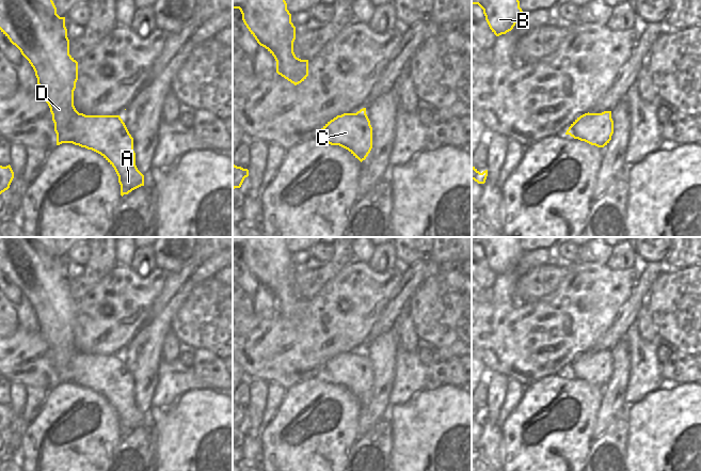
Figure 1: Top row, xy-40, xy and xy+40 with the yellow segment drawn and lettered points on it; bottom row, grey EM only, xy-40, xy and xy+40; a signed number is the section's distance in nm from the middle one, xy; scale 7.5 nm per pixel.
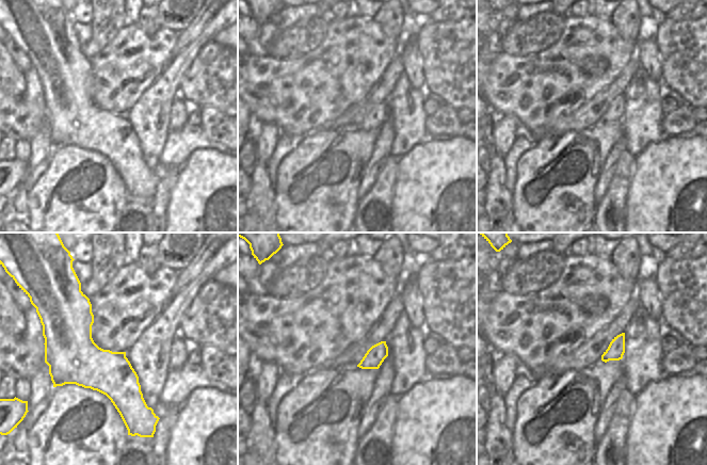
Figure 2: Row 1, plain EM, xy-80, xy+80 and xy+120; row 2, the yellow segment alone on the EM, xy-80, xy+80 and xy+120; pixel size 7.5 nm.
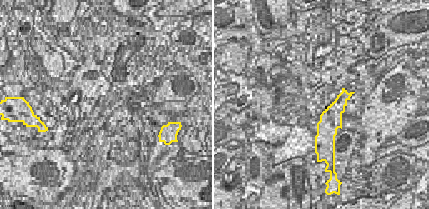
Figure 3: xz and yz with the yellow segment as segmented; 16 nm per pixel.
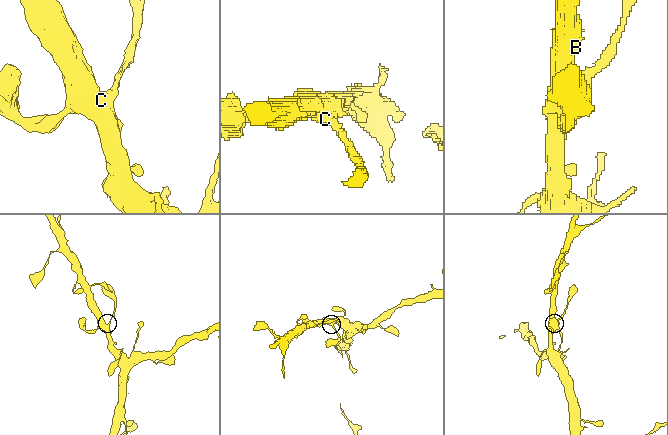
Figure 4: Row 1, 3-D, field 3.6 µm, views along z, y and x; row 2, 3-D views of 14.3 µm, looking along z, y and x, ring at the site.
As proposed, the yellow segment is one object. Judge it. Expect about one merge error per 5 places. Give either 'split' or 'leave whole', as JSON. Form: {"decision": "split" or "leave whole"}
{"decision": "leave whole"}

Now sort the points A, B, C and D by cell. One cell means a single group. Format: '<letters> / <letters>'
A B C D

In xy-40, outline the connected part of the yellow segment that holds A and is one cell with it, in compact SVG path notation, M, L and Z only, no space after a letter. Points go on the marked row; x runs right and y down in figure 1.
M0 0L0 30L29 61L35 72L39 93L48 104L54 123L57 145L73 143L100 154L115 170L121 195L144 186L144 175L136 166L133 138L120 115L85 115L74 106L78 62L69 54L65 17L57 14L52 0Z

